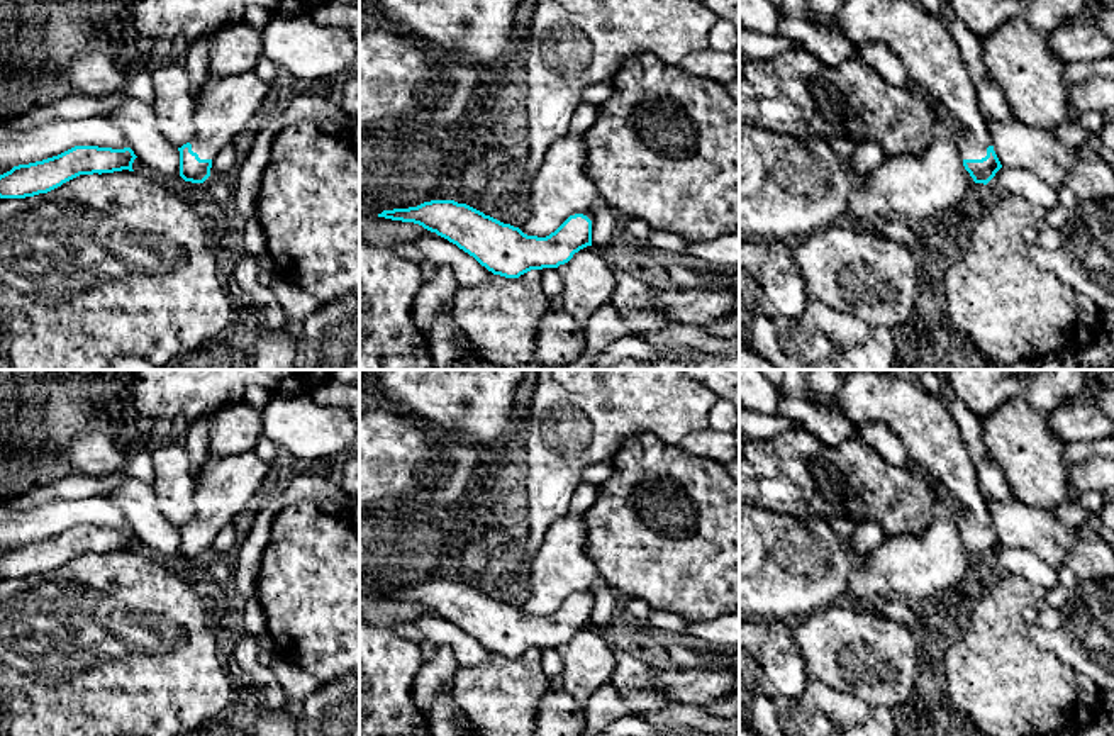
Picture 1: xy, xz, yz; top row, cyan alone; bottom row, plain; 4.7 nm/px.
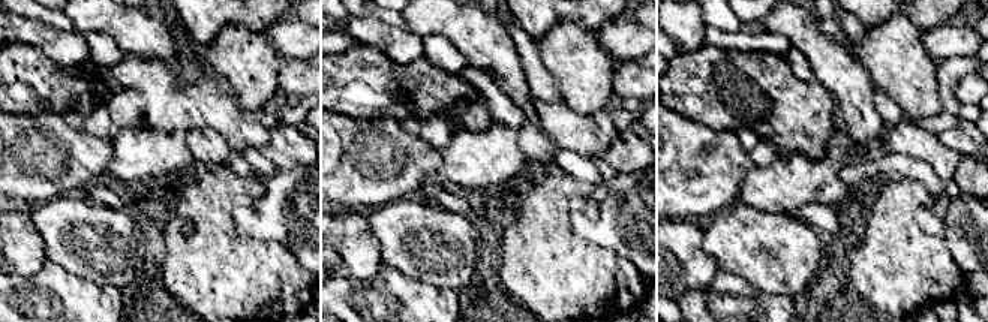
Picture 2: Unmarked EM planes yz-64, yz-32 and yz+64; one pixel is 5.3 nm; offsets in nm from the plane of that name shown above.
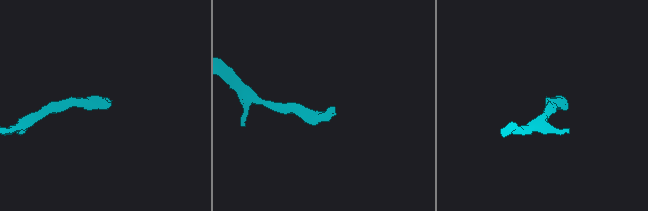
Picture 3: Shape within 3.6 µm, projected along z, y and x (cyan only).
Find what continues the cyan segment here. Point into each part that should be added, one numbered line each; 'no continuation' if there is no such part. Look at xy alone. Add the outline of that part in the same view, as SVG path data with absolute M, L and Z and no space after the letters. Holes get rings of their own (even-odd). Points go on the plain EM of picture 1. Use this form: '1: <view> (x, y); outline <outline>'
1: xy (224, 484); outline M254 451L232 456L207 456L193 477L197 512L190 521L200 539L217 532L242 514L248 500L261 488L270 465Z

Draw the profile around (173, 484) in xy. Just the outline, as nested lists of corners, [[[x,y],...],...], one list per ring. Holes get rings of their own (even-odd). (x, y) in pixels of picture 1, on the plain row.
[[[166,444],[153,453],[151,487],[163,517],[175,527],[190,522],[197,512],[193,477],[185,444]]]

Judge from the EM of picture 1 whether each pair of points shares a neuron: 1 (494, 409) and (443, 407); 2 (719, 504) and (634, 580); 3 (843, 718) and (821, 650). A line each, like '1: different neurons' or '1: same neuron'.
1: same neuron
2: same neuron
3: different neurons

